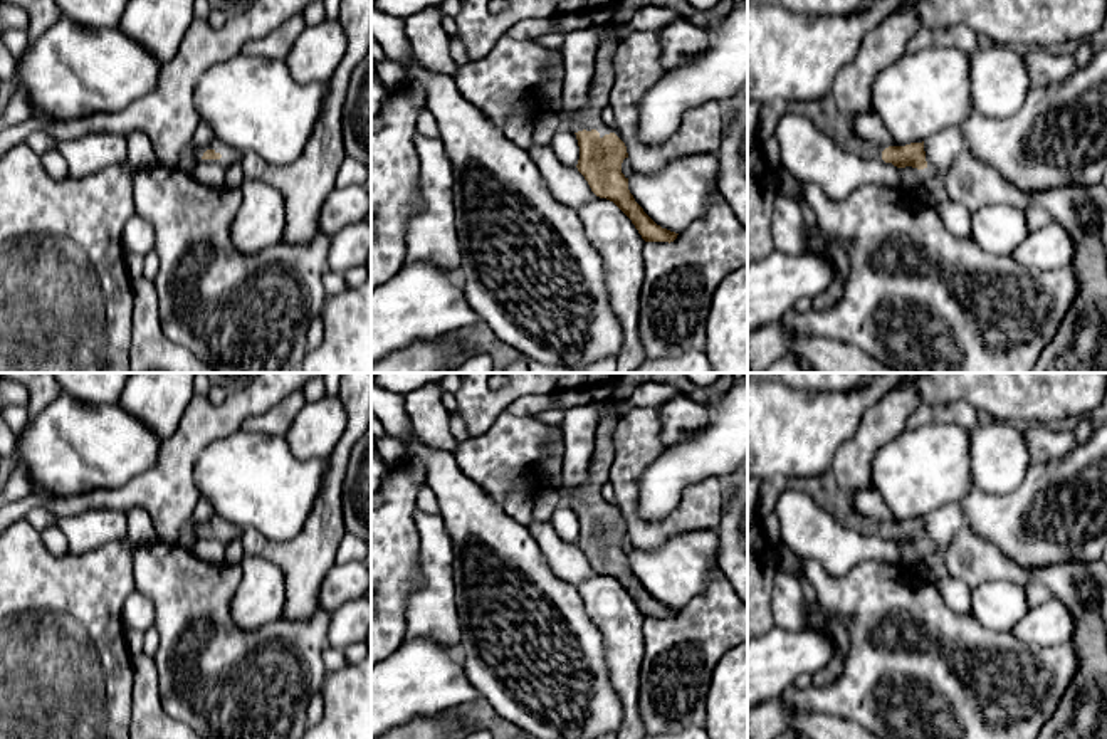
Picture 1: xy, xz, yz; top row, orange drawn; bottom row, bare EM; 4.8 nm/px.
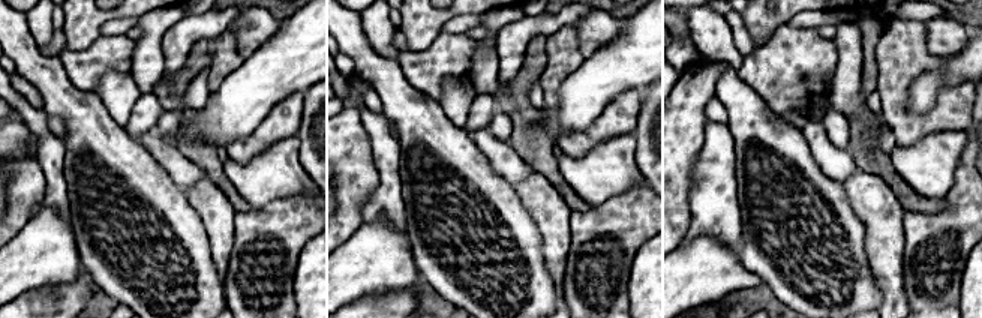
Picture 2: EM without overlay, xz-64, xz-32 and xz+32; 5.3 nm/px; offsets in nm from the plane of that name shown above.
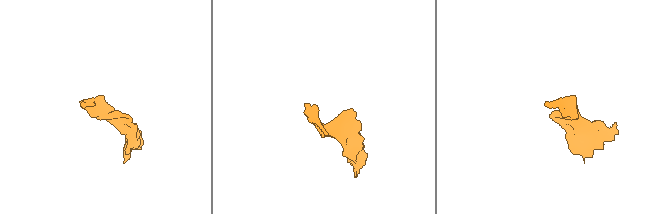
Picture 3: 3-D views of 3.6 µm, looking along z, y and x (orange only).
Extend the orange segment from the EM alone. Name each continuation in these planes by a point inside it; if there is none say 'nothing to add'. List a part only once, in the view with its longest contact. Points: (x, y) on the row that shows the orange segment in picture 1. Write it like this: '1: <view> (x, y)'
1: xz (603, 78)

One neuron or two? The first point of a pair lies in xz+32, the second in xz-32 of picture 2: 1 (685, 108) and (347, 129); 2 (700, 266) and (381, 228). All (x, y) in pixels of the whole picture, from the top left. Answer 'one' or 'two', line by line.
1: one
2: one

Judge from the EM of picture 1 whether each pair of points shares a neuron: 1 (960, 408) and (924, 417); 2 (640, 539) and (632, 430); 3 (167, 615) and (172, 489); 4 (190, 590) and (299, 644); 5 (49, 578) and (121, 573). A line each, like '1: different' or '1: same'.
1: same
2: same
3: different
4: same
5: same

